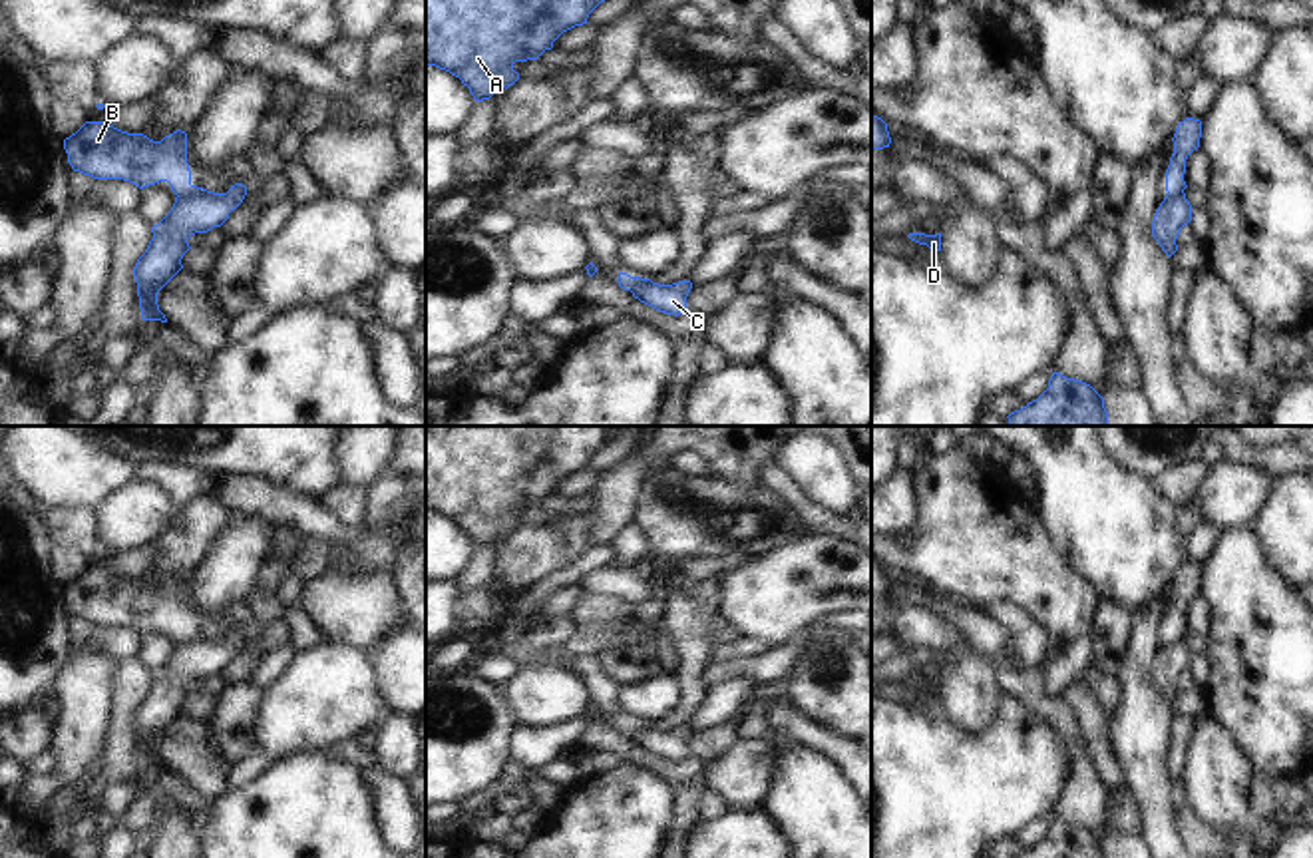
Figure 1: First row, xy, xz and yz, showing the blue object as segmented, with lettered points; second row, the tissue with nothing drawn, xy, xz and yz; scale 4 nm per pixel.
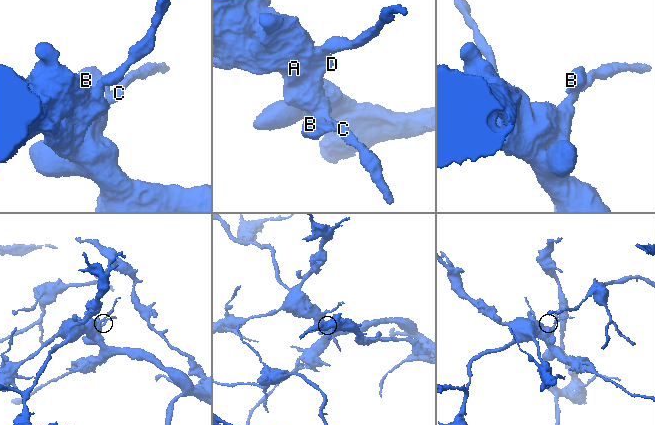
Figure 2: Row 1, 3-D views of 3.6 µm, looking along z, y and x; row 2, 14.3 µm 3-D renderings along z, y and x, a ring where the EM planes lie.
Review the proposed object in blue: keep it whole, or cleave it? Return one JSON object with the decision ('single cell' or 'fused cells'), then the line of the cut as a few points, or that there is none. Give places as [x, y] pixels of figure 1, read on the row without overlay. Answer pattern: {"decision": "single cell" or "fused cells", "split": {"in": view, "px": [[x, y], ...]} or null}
{"decision": "fused cells", "split": {"in": "xy", "px": [[193, 632], [178, 642]]}}

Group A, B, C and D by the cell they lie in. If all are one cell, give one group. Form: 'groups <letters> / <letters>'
groups A C D / B

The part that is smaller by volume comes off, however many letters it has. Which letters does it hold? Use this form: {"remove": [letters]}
{"remove": ["B"]}

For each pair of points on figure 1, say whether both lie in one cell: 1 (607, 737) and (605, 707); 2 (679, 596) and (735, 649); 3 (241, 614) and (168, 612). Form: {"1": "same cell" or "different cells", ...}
{"1": "same cell", "2": "different cells", "3": "same cell"}

